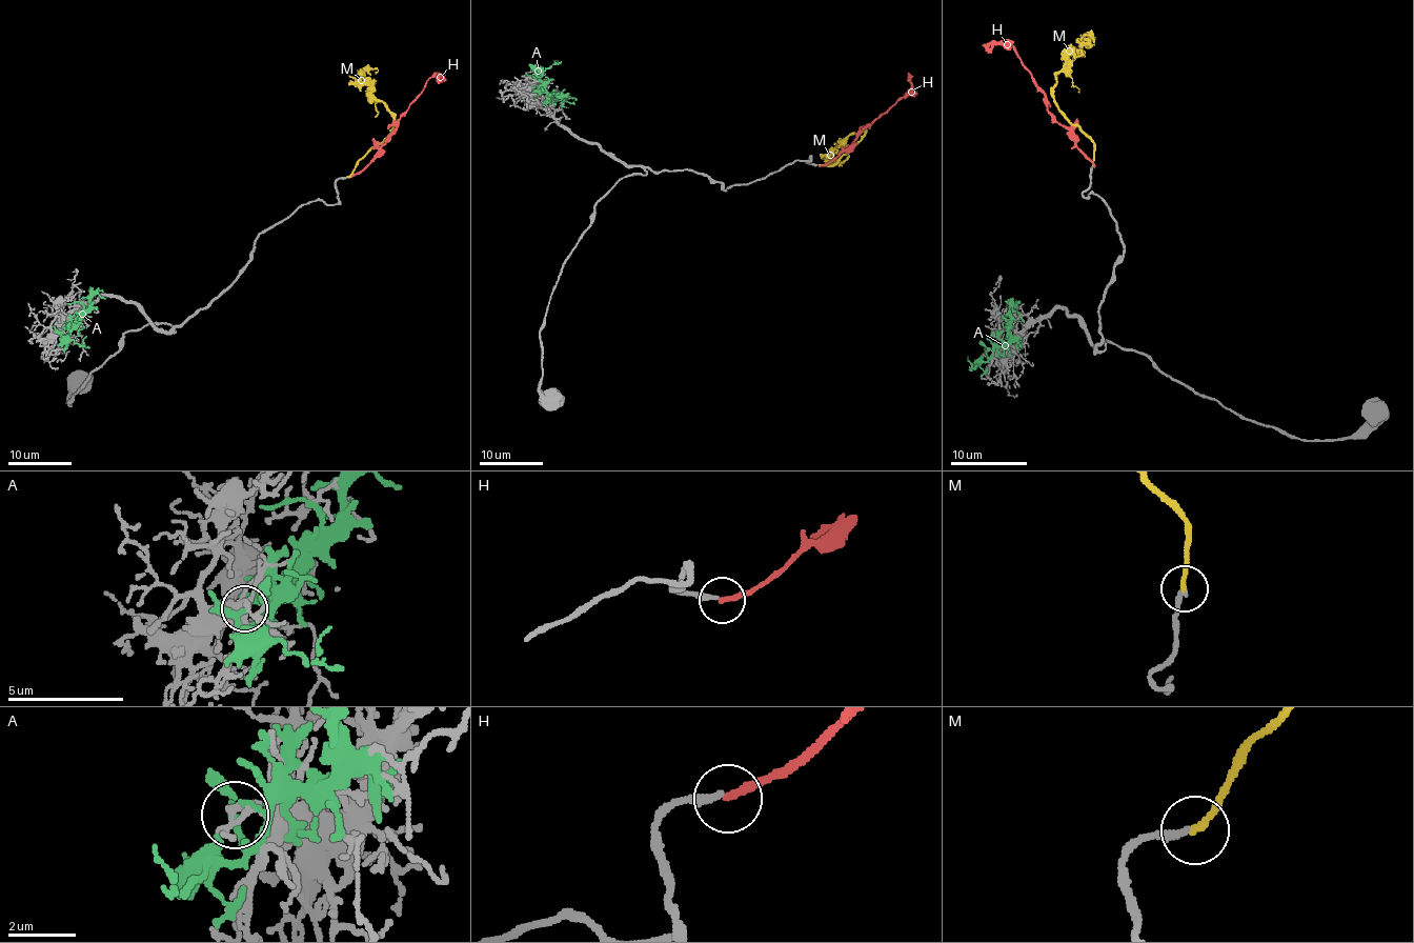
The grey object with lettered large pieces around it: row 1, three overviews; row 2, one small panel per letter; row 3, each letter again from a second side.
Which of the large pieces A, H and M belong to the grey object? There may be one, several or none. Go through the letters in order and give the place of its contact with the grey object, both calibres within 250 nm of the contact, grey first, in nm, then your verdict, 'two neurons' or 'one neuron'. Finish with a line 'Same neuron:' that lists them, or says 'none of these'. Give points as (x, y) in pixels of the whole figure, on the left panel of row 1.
A: contact (63, 330); calibres 140 and 190 nm; two neurons
H: contact (348, 178); calibres 220 and 240 nm; two neurons
M: contact (348, 177); calibres 220 and 200 nm; one neuron
Same neuron: M

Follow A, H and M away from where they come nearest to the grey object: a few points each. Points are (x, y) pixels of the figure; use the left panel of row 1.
A: (62, 332), (65, 338), (91, 295), (91, 304), (97, 307)
H: (348, 178), (360, 172), (395, 132), (400, 116), (431, 78), (438, 77)
M: (348, 176), (391, 131), (394, 113), (358, 78), (366, 71), (376, 68), (376, 74)

